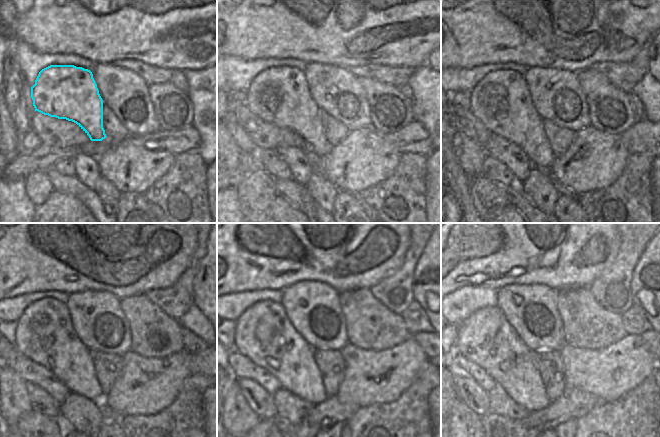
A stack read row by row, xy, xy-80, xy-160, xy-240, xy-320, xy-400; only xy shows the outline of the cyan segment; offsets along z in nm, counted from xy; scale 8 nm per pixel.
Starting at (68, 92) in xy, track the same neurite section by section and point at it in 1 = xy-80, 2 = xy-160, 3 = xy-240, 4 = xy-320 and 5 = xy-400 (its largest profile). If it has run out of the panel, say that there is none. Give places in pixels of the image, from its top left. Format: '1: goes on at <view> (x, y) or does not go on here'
1: goes on at xy-80 (280, 96)
2: goes on at xy-160 (501, 100)
3: goes on at xy-240 (44, 334)
4: goes on at xy-320 (264, 334)
5: goes on at xy-400 (486, 338)

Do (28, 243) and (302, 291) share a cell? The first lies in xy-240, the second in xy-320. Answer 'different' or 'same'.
different

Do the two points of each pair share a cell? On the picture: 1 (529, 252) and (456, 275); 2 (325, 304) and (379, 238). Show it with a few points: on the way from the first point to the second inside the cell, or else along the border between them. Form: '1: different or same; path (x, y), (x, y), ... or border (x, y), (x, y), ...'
1: same; path (511, 252), (500, 252), (486, 258), (474, 259)
2: different; border (315, 280), (329, 284), (338, 293)

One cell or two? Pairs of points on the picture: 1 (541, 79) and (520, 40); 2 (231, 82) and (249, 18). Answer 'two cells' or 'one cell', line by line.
1: two cells
2: two cells

